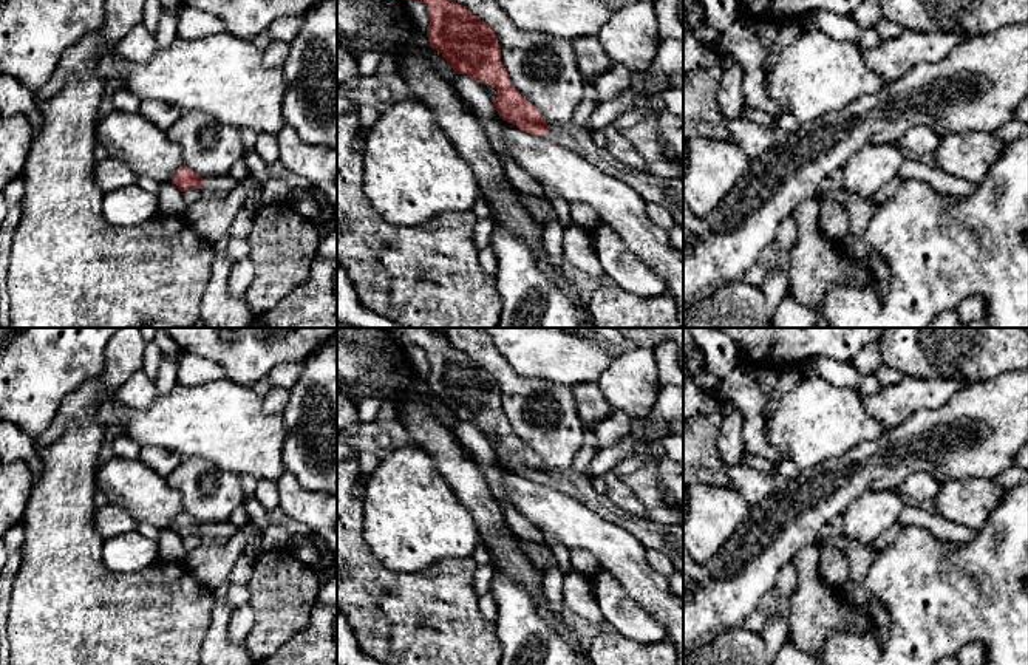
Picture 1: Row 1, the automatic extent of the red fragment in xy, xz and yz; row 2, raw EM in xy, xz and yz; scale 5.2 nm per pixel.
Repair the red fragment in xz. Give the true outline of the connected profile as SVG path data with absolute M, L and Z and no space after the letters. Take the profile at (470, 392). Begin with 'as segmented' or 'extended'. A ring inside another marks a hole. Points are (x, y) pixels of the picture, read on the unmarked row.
extended | M386 328L386 331L399 345L417 345L427 353L430 362L427 384L431 394L442 401L454 419L467 421L479 430L492 430L496 435L495 455L505 469L535 483L546 481L574 496L601 518L638 538L645 547L666 555L676 572L683 574L683 526L657 523L625 512L606 495L600 495L589 476L574 469L549 473L541 458L512 433L493 374L456 350L444 329Z

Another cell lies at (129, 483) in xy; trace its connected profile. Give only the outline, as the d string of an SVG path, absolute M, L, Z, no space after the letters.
M114 456L99 464L96 484L110 504L121 506L138 523L153 524L159 530L172 529L182 512L181 493L141 459Z

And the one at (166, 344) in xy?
M158 329L153 340L161 350L162 356L176 357L181 351L179 345L162 329Z

